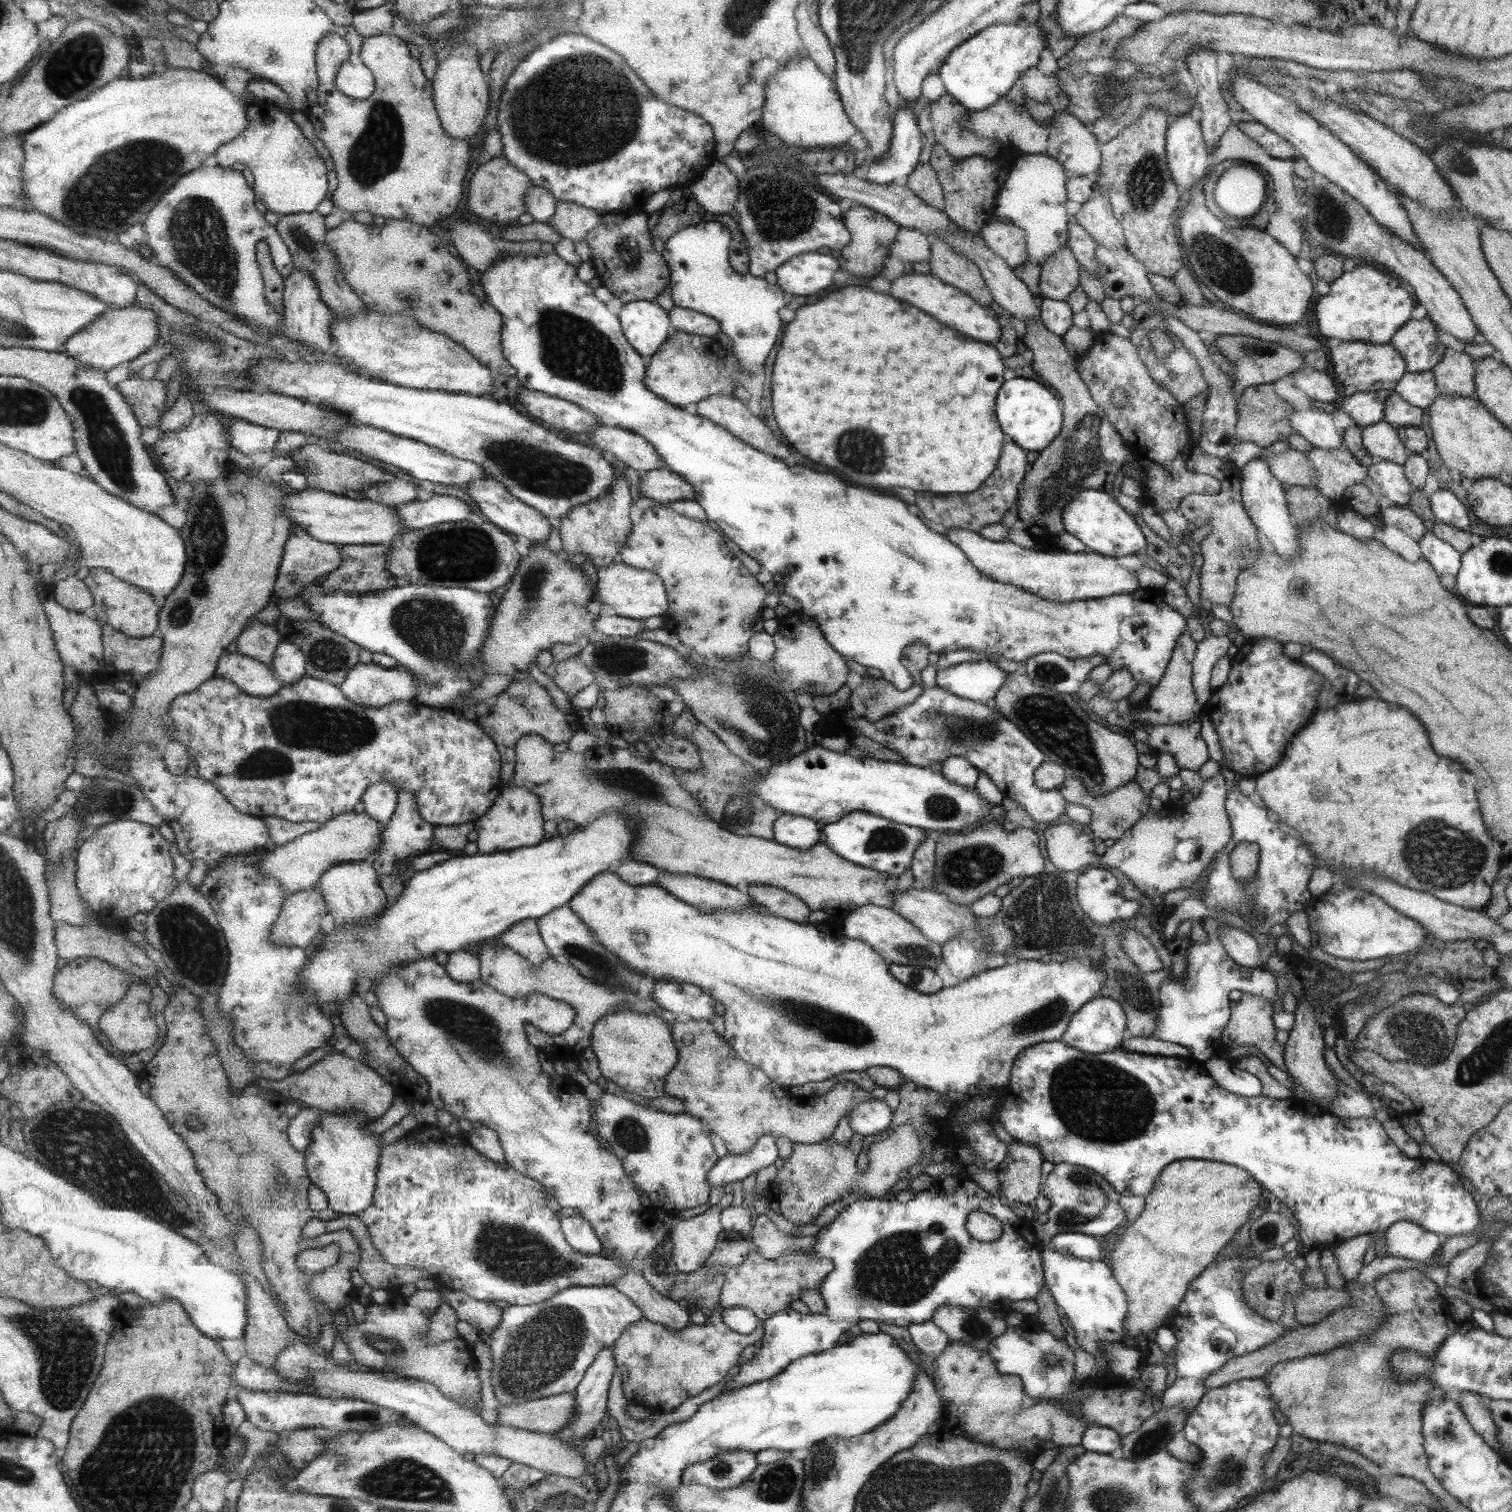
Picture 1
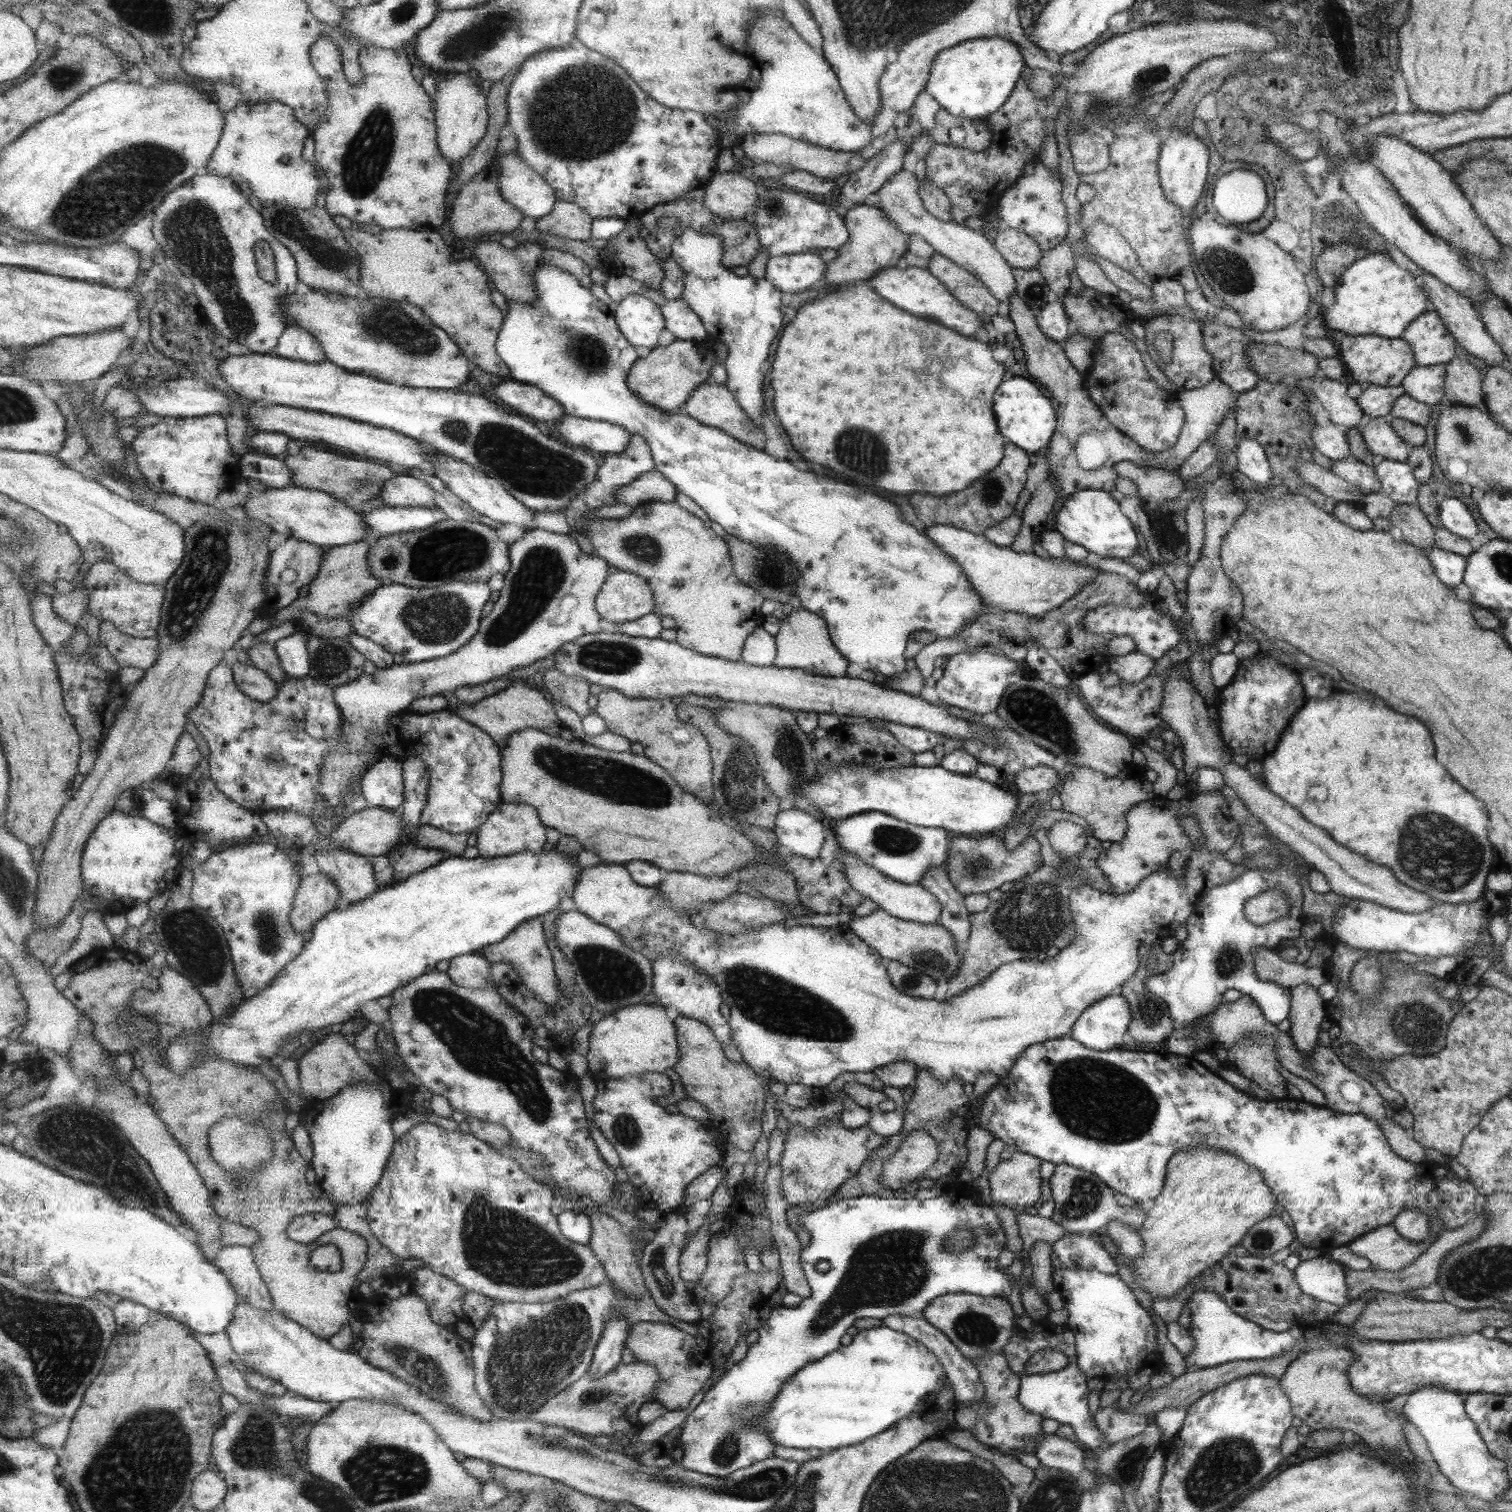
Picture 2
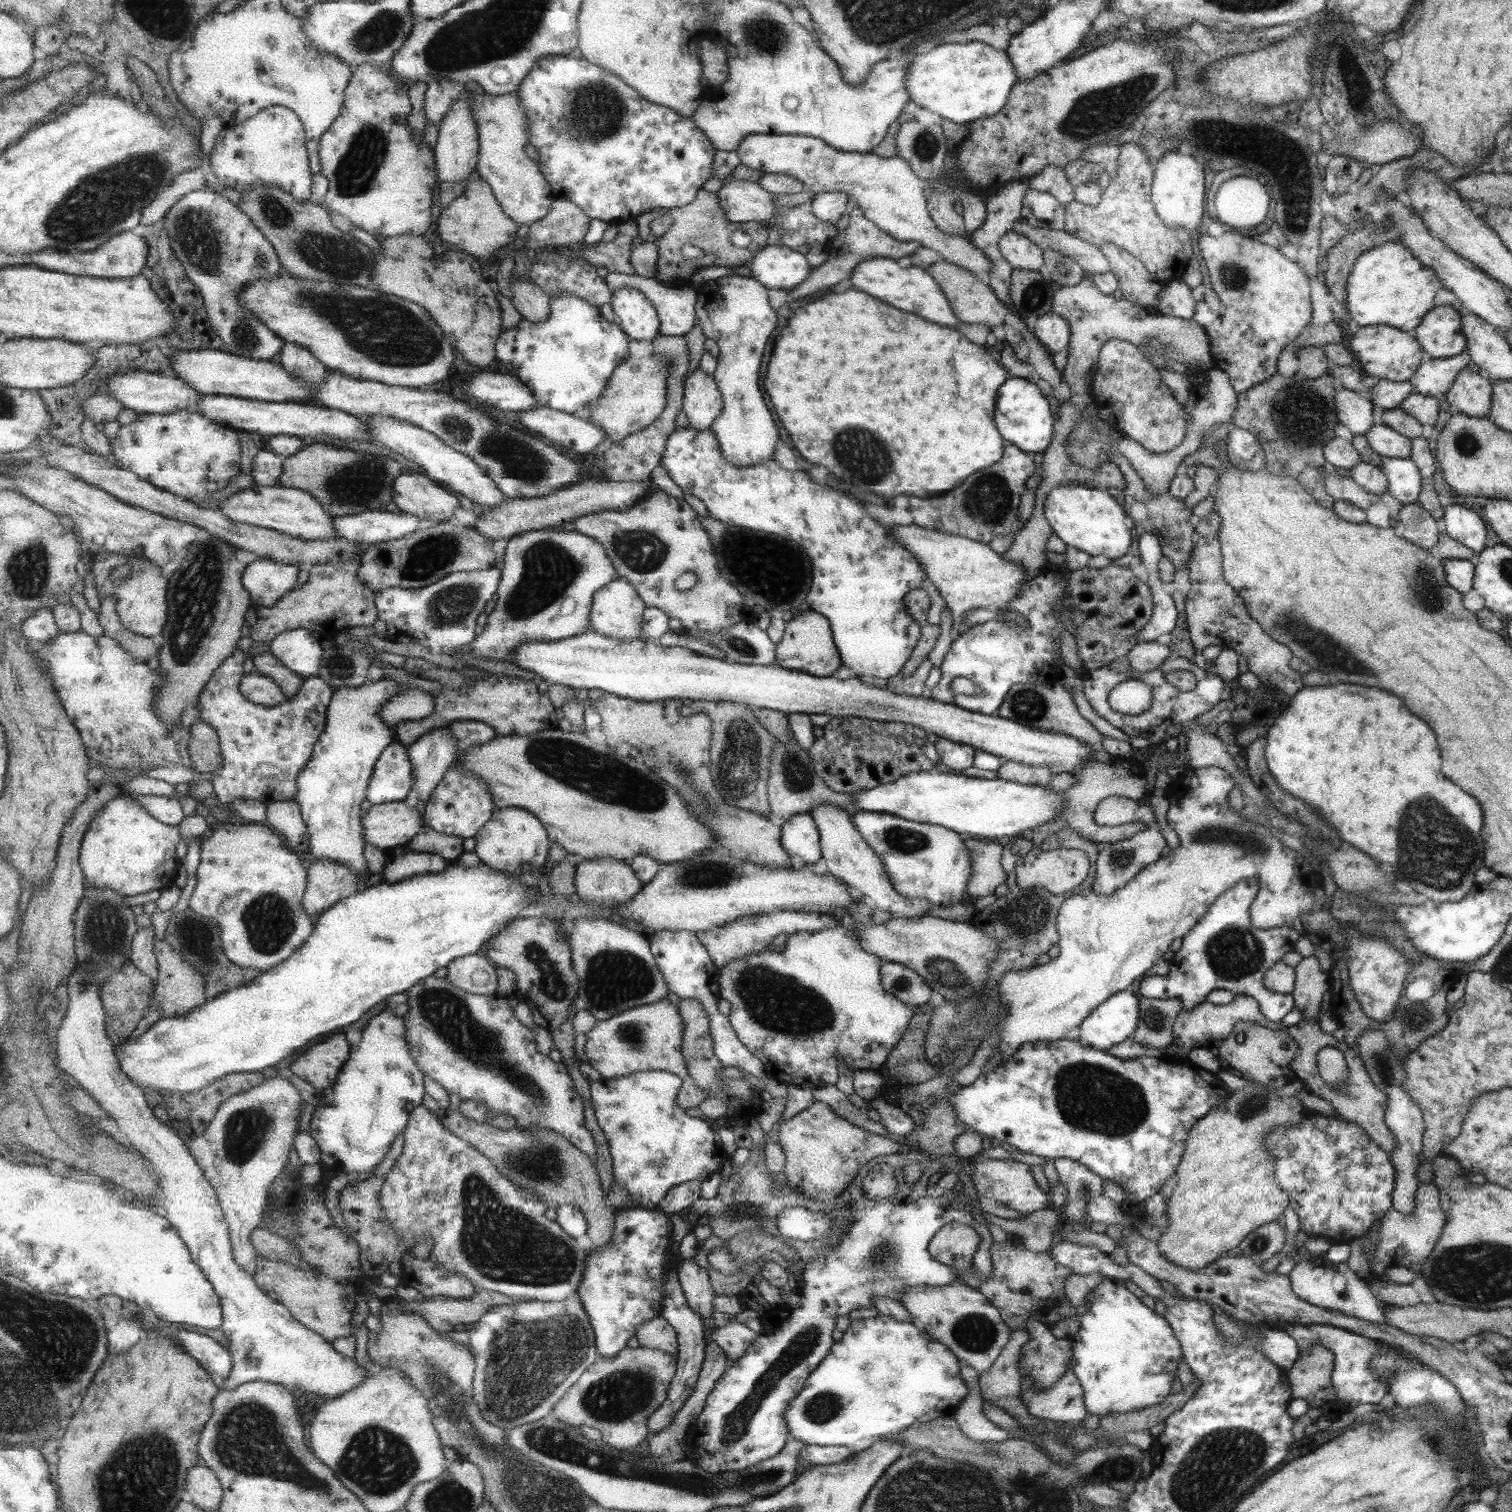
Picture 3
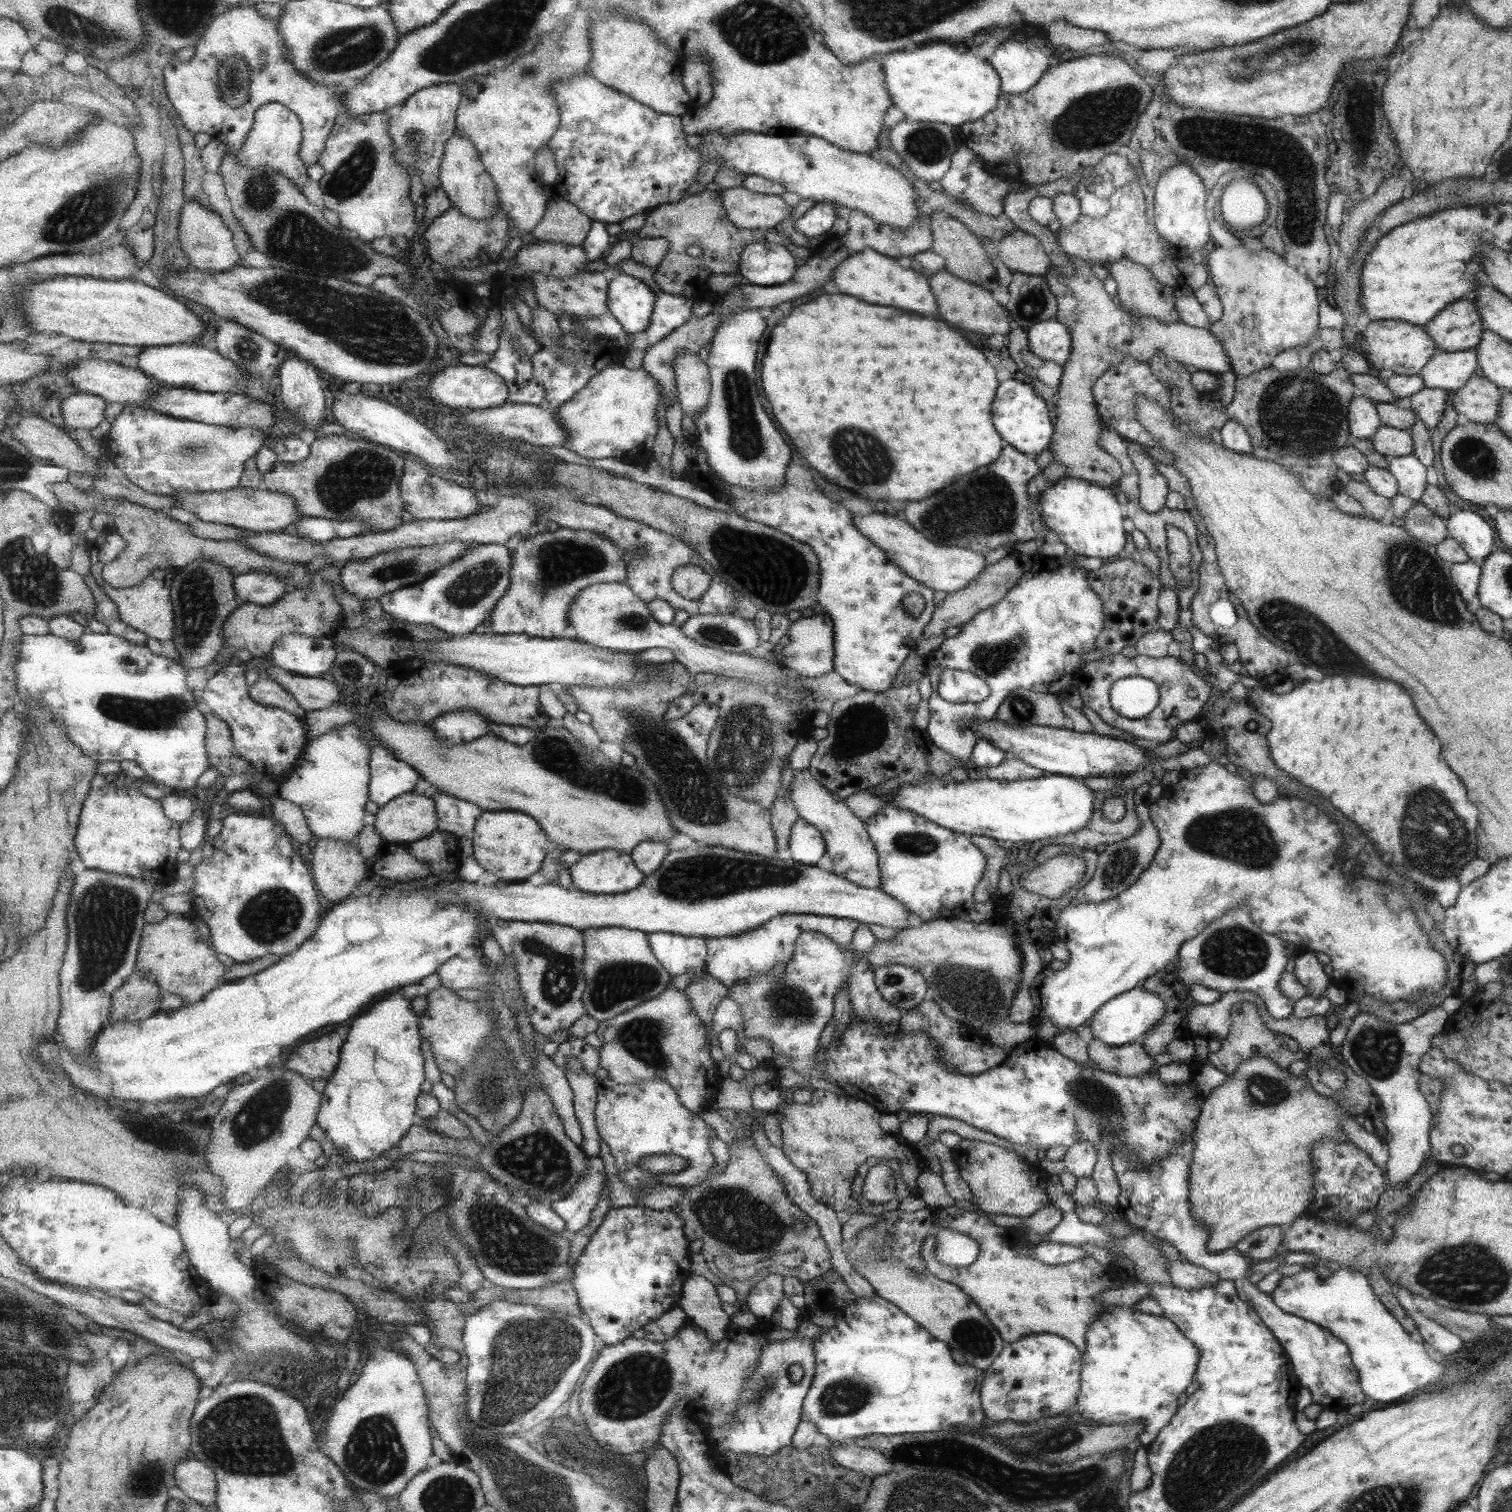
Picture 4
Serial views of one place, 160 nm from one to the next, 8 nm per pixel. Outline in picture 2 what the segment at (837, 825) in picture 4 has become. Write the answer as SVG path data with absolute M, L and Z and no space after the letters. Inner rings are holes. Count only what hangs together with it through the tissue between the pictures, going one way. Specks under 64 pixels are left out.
M839 846L836 848L834 860L841 860L845 866L845 877L849 881L850 886L855 891L863 895L863 898L869 898L877 906L877 910L885 912L894 918L902 919L908 922L919 922L923 925L937 924L938 918L941 916L941 904L921 885L897 882L895 879L889 878L887 875L881 874L866 862L855 856L847 856L845 850L841 850Z

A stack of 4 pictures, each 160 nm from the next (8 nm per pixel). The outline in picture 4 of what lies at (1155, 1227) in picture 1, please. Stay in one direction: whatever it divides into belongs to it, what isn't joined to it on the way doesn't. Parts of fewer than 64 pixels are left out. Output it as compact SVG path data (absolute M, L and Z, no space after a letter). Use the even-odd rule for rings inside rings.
M1251 1056L1244 1062L1241 1061L1233 1071L1233 1074L1228 1075L1222 1080L1219 1086L1216 1086L1213 1091L1201 1100L1201 1110L1199 1110L1197 1124L1194 1126L1194 1152L1190 1164L1190 1205L1192 1217L1195 1218L1200 1225L1208 1228L1210 1238L1207 1241L1207 1246L1210 1252L1219 1252L1227 1249L1234 1249L1234 1246L1242 1240L1242 1237L1254 1235L1254 1233L1265 1226L1280 1227L1281 1224L1292 1223L1297 1217L1301 1216L1309 1208L1309 1200L1313 1200L1313 1182L1314 1175L1312 1174L1312 1158L1311 1151L1316 1142L1320 1140L1346 1140L1347 1137L1339 1120L1343 1120L1348 1116L1348 1112L1340 1108L1335 1099L1320 1095L1310 1085L1306 1076L1301 1074L1295 1076L1291 1069L1282 1069L1277 1066L1269 1058L1263 1056Z

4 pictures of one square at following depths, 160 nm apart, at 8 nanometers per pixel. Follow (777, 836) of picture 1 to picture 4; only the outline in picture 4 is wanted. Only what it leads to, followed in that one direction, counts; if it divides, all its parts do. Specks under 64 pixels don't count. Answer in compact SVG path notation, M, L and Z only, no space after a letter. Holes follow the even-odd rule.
M798 818L790 833L791 859L805 866L813 866L826 852L826 846L818 829Z

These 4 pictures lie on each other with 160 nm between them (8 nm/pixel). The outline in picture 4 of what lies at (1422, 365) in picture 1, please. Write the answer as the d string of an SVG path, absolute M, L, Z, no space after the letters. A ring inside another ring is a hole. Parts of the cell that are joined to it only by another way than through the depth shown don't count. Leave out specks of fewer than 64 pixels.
M1460 299L1448 305L1424 330L1434 339L1438 351L1473 349L1482 338L1482 318L1473 301Z

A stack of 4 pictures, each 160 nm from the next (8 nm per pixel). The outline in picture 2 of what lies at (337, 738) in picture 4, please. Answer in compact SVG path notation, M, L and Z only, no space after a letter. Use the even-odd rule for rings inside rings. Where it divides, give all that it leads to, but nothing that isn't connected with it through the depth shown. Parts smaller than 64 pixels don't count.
M533 529L533 530L525 531L523 537L521 537L520 539L515 541L512 545L510 545L510 557L511 557L511 562L512 562L511 570L509 573L507 573L505 575L504 586L499 591L498 598L494 602L492 611L482 620L482 625L480 626L479 632L471 639L471 642L468 642L465 646L462 646L462 648L459 649L457 652L450 654L449 656L446 656L443 658L438 658L438 659L431 659L430 661L425 661L425 662L416 662L416 663L402 662L402 663L393 665L391 668L378 668L373 673L364 673L357 680L354 680L353 682L350 682L349 684L344 684L343 686L338 686L337 688L334 689L334 697L335 697L336 702L338 703L339 710L342 711L342 717L344 720L343 724L342 724L342 737L340 738L340 741L338 742L336 749L333 749L328 754L326 761L322 764L323 774L321 774L321 784L319 784L319 788L317 788L317 795L319 795L319 797L321 797L321 800L319 800L319 808L317 810L315 810L315 814L312 816L313 820L317 824L316 827L318 828L319 835L321 835L321 840L319 840L319 842L317 842L316 845L315 844L312 845L312 847L313 847L312 850L314 851L313 855L315 856L316 860L317 860L317 864L319 865L321 872L328 874L337 883L337 886L339 886L339 888L341 889L343 904L357 904L356 902L364 901L366 898L369 898L369 897L373 896L373 894L378 892L378 890L380 889L380 884L378 883L378 878L376 877L374 864L372 863L371 857L361 856L359 854L353 854L353 852L351 852L350 850L347 850L345 848L339 848L339 846L335 846L335 844L333 844L333 842L331 842L331 835L333 835L333 831L340 825L341 821L343 821L343 820L335 820L335 818L332 817L332 816L334 816L333 811L335 811L335 809L337 809L337 807L339 807L339 805L341 805L341 799L343 799L343 797L345 797L345 795L347 795L347 793L349 793L349 791L351 791L351 785L353 785L353 783L357 783L357 781L359 781L359 779L361 779L361 775L363 775L363 773L365 773L365 771L367 771L368 764L370 764L370 761L372 760L372 754L370 753L370 750L372 750L372 748L374 748L374 746L376 746L376 744L378 744L378 740L380 740L380 738L382 738L382 736L384 736L384 732L386 732L386 730L388 729L391 717L395 716L396 714L398 714L402 710L406 709L413 702L413 700L417 700L417 698L426 697L426 696L433 696L436 694L443 694L443 693L447 693L447 692L453 693L455 688L459 688L459 686L468 686L468 685L469 686L470 685L477 686L477 684L483 684L483 682L489 682L489 680L493 680L493 678L503 676L503 674L507 674L508 672L515 670L515 668L523 668L523 666L529 666L529 664L533 664L533 662L537 662L537 660L541 660L541 658L547 658L547 656L553 656L553 654L555 654L555 652L557 652L557 650L561 649L563 645L566 645L567 643L573 642L574 640L577 641L578 638L581 638L583 635L597 634L598 632L601 632L602 615L599 614L599 611L598 611L597 606L596 606L596 600L597 600L597 597L599 596L599 593L601 592L601 589L607 583L607 578L608 578L609 572L613 569L613 567L608 564L608 561L606 559L604 559L603 557L600 557L598 554L592 554L592 553L587 554L587 552L585 552L585 550L583 550L583 548L581 548L581 546L579 546L579 544L577 544L575 539L568 533L559 534L556 532L546 531L543 529ZM567 600L571 600L571 602L567 602ZM569 606L571 606L571 610L569 610ZM573 608L575 608L575 620L569 620L569 622L565 622L565 620L563 620L563 618L567 618L567 614L569 614L569 612L573 612ZM557 616L559 616L559 618L561 618L561 620L563 620L563 624L559 624L559 626L557 626L557 624L553 624L553 620L555 620L555 618L557 618ZM329 820L330 820L330 824L332 825L332 827L325 826L325 822L329 822Z

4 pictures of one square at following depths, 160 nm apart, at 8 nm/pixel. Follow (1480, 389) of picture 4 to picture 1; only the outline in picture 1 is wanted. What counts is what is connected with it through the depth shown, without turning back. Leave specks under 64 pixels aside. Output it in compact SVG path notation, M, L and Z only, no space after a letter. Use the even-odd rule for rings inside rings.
M1446 348L1442 362L1430 370L1434 374L1439 394L1459 394L1471 397L1473 388L1473 360L1464 352Z

